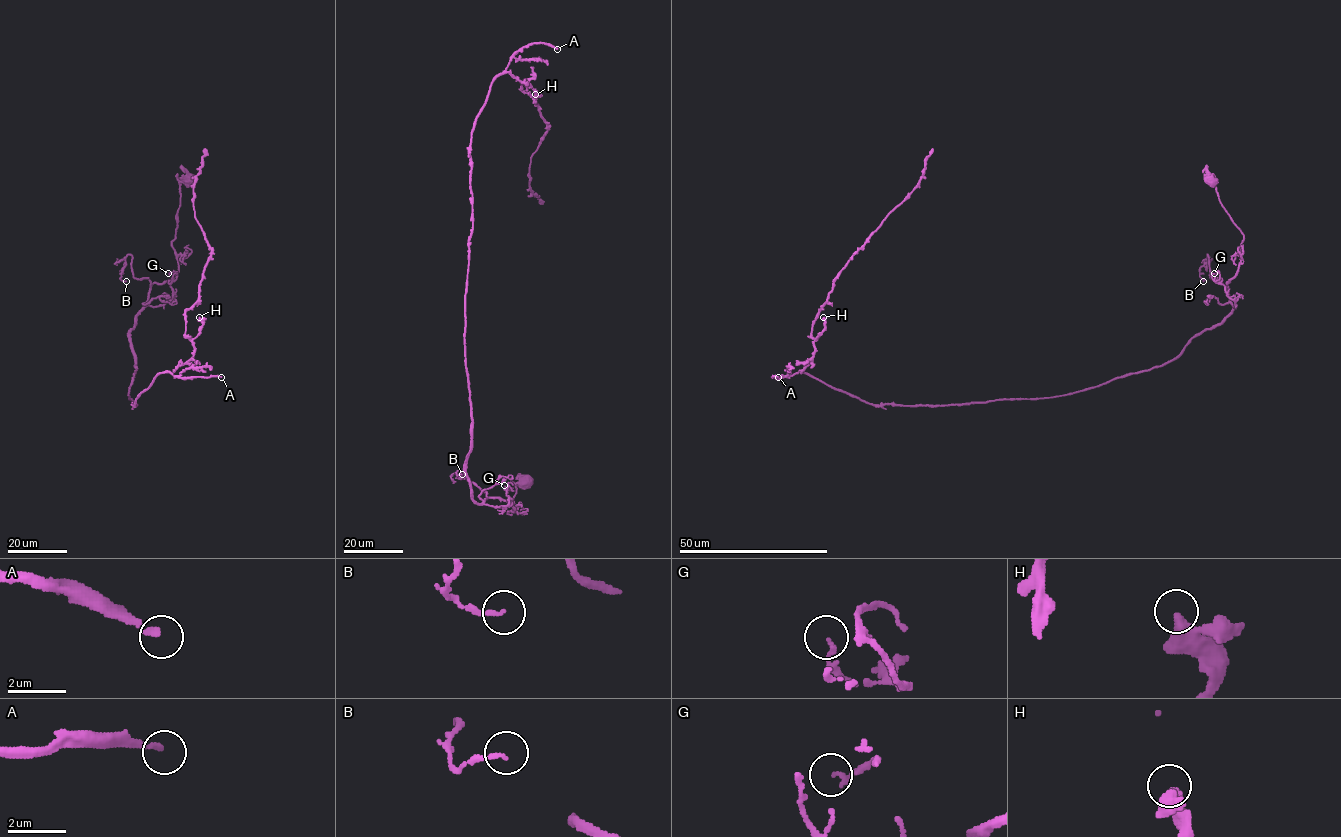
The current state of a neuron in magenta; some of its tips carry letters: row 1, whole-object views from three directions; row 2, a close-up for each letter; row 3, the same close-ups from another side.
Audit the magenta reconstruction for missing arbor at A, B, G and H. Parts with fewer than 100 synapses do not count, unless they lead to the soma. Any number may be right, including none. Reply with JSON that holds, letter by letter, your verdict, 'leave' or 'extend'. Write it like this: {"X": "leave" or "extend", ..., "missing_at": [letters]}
{"A": "extend", "B": "leave", "G": "leave", "H": "leave", "missing_at": ["A"]}

